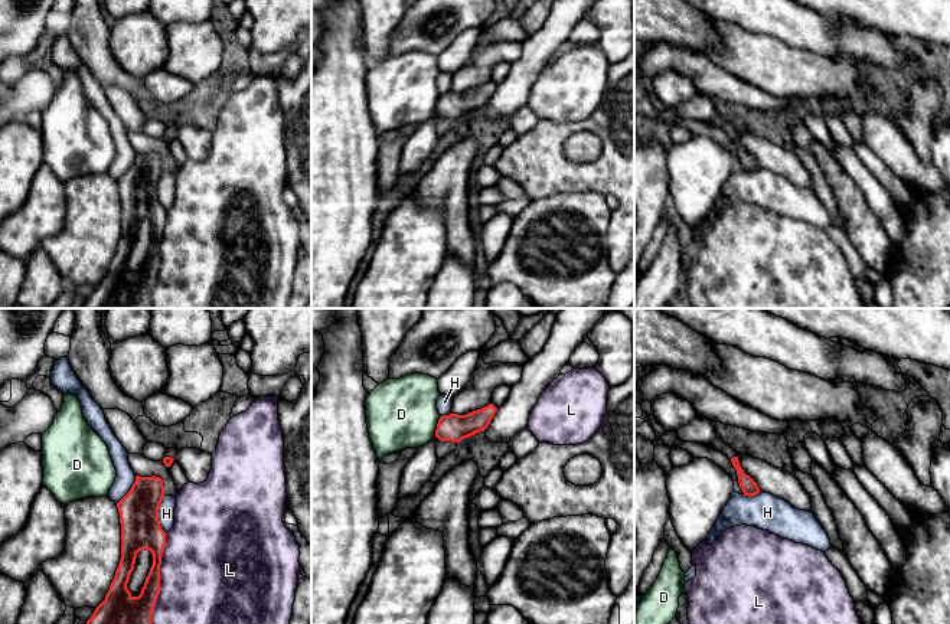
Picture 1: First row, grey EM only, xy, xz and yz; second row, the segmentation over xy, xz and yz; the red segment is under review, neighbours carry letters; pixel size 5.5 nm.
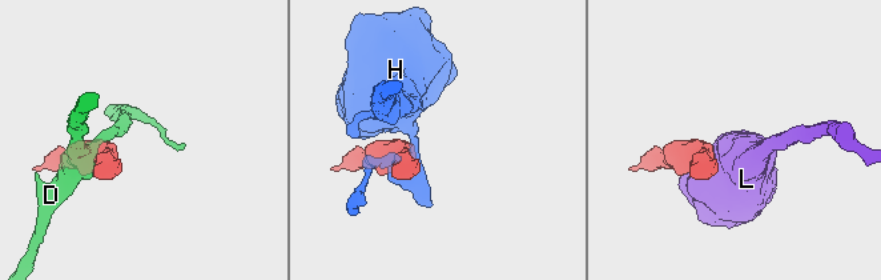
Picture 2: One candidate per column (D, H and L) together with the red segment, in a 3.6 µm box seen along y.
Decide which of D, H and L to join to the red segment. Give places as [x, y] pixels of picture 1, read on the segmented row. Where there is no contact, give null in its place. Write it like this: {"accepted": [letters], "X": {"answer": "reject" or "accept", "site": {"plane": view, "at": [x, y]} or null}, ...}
{"accepted": [], "D": {"answer": "reject", "site": {"plane": "xz", "at": [437, 425]}}, "H": {"answer": "reject", "site": {"plane": "xy", "at": [157, 515]}}, "L": {"answer": "reject", "site": {"plane": "xy", "at": [159, 578]}}}

